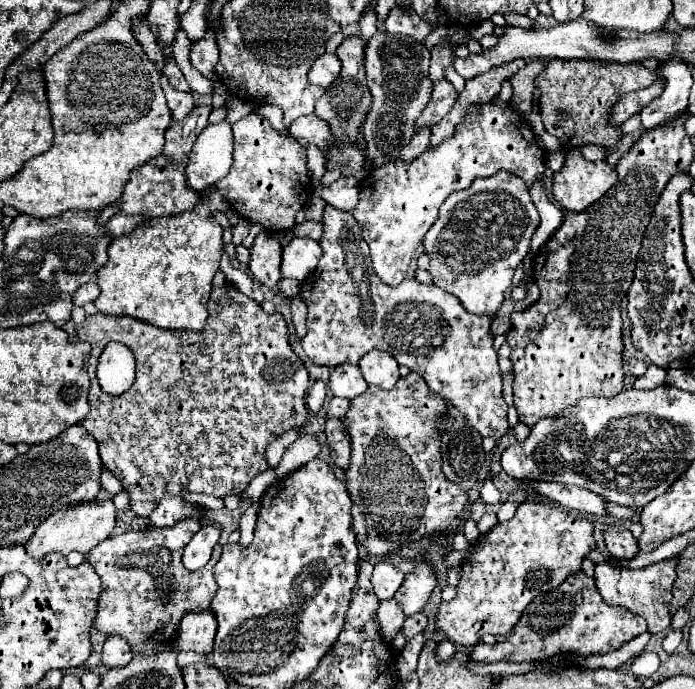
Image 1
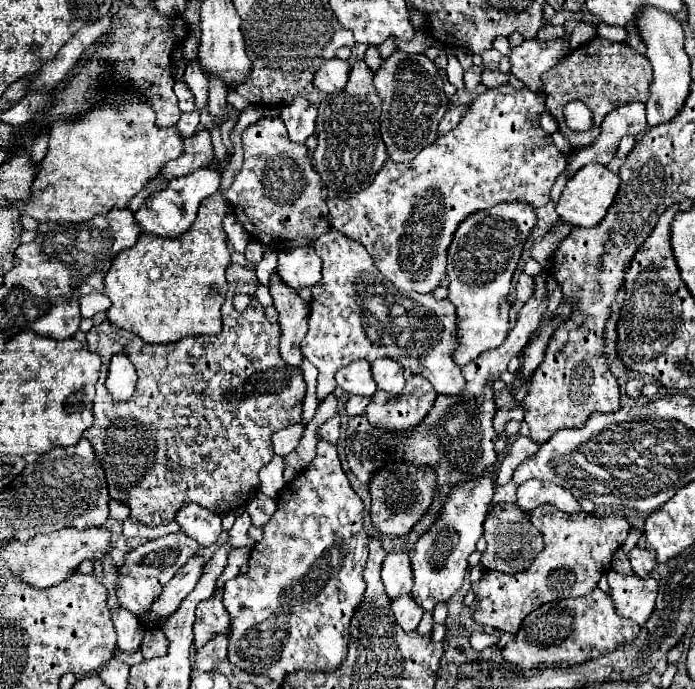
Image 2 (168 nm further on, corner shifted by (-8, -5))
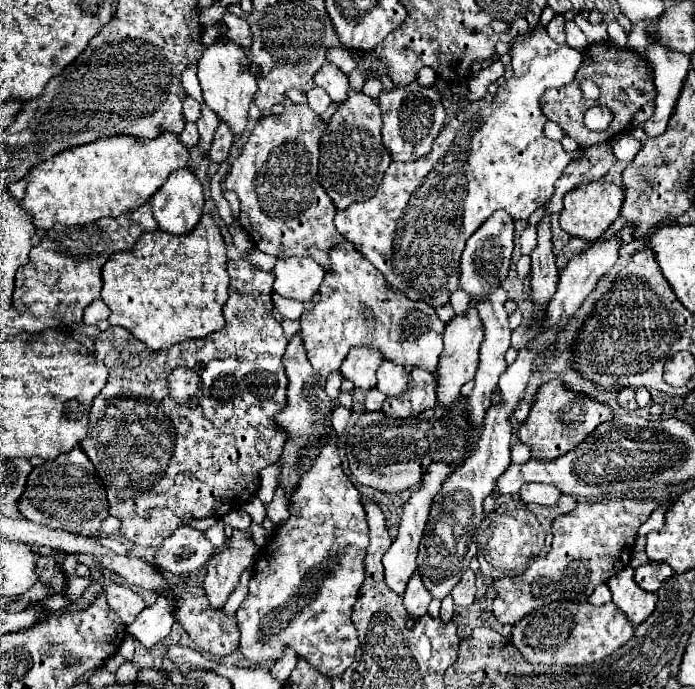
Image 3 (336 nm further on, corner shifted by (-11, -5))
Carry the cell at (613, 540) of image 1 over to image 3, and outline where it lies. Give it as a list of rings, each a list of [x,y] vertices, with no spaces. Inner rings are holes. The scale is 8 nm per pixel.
[[[647,560],[645,564],[641,564],[641,566],[635,570],[635,580],[637,580],[637,584],[639,584],[643,590],[647,590],[647,592],[657,592],[657,590],[661,588],[663,580],[667,580],[671,574],[673,574],[673,570],[671,570],[669,564]]]

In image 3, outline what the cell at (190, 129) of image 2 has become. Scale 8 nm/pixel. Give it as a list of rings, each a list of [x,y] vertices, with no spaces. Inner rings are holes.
[[[187,122],[185,124],[185,128],[183,128],[183,132],[179,134],[179,140],[187,146],[187,148],[191,148],[191,146],[195,146],[197,142],[199,142],[199,132],[197,132],[197,124],[195,122]]]

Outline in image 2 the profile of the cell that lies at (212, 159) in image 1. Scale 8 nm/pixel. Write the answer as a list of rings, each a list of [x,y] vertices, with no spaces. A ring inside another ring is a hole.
[[[200,168],[188,176],[180,176],[180,178],[172,178],[168,182],[168,188],[152,194],[136,212],[136,220],[142,226],[144,232],[148,234],[156,234],[162,238],[176,238],[180,234],[184,234],[192,222],[196,220],[196,212],[200,202],[206,196],[212,196],[214,192],[218,192],[220,188],[220,172],[214,168]]]

